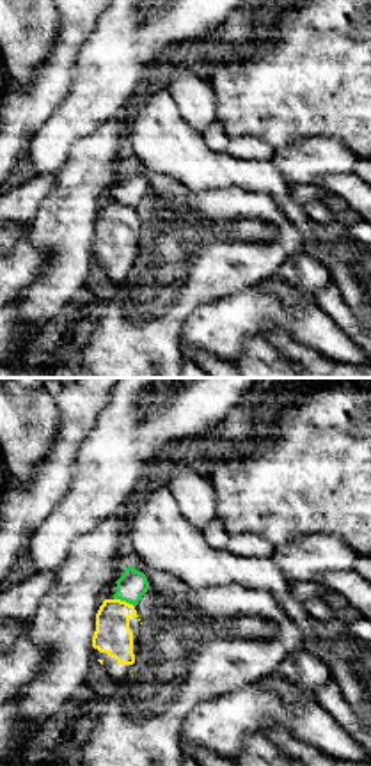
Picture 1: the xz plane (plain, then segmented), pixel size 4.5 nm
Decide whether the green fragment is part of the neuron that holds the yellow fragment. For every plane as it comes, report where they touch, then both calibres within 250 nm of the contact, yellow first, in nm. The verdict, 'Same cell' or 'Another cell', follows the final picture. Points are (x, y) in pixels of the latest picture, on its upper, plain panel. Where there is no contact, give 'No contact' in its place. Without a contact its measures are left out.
Touches yellow at (125, 204). Thickness 170 nm (yellow) against 140 nm

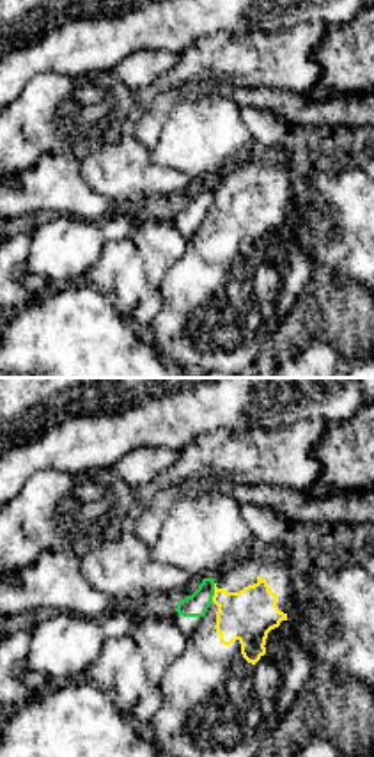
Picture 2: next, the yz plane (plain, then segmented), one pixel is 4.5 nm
Touches yellow at (215, 195). Thickness 240 nm (yellow) against 110 nm

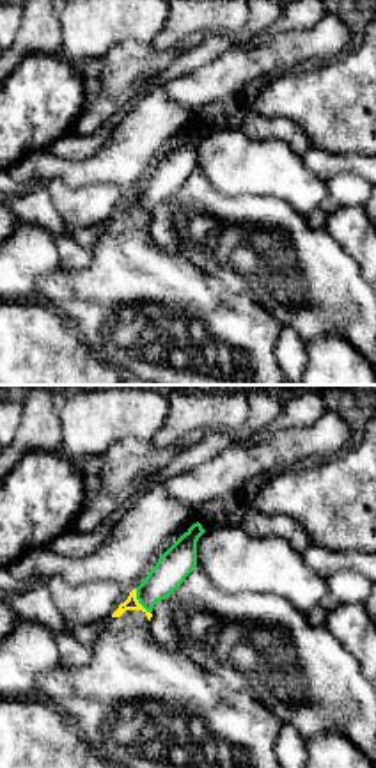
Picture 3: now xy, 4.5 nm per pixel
Touches yellow at (137, 204). Thickness 60 nm (yellow) against 150 nm

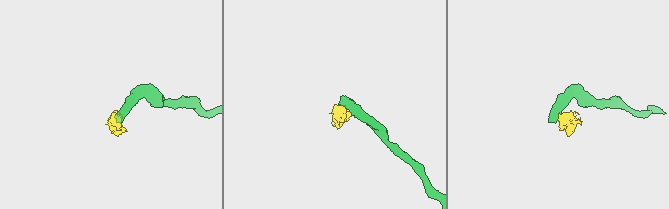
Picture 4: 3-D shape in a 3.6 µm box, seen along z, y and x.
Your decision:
Another cell

